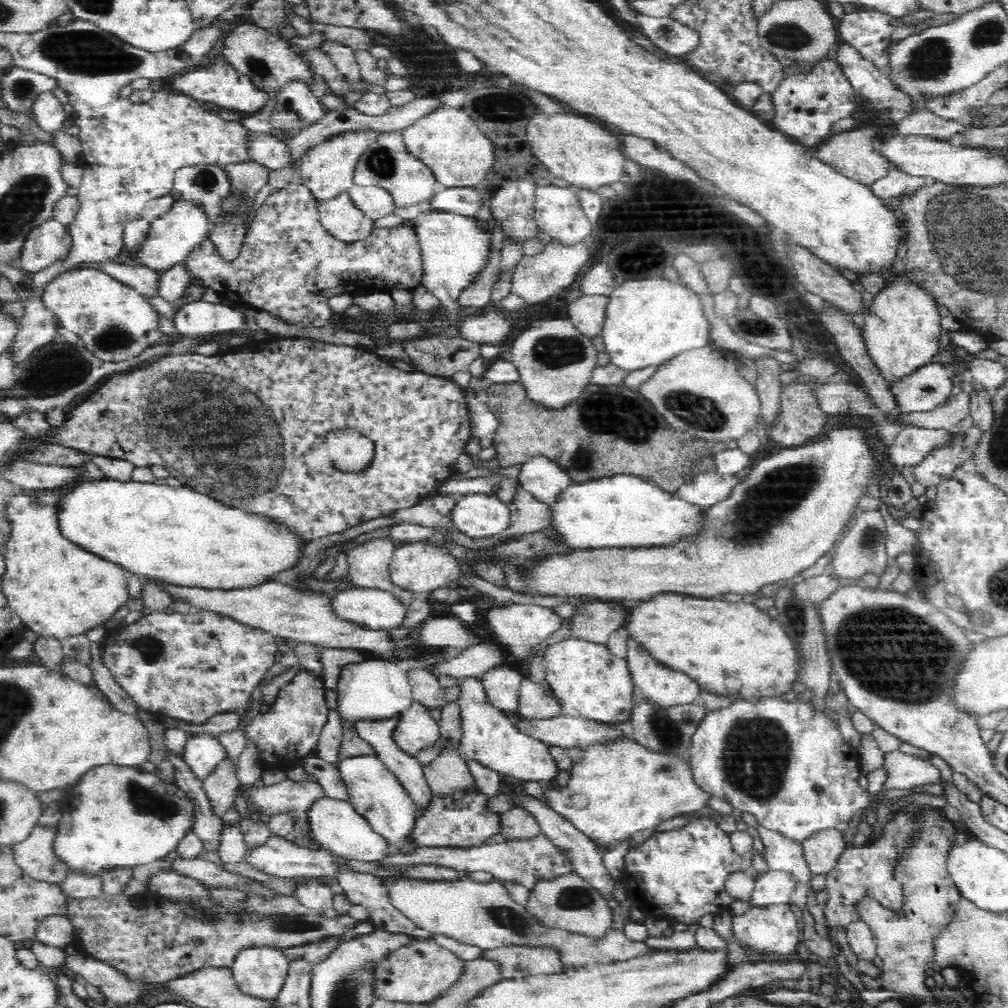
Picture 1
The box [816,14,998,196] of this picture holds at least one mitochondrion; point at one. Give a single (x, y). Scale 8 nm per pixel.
(931, 62)

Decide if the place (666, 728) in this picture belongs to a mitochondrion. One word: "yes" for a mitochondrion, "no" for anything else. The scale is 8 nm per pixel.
yes

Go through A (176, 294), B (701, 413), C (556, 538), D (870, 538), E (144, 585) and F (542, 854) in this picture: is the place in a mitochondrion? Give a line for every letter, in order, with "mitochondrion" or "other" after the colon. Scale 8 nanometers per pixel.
A: other
B: mitochondrion
C: other
D: mitochondrion
E: other
F: mitochondrion

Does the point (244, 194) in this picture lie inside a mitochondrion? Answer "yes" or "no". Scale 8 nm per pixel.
yes

